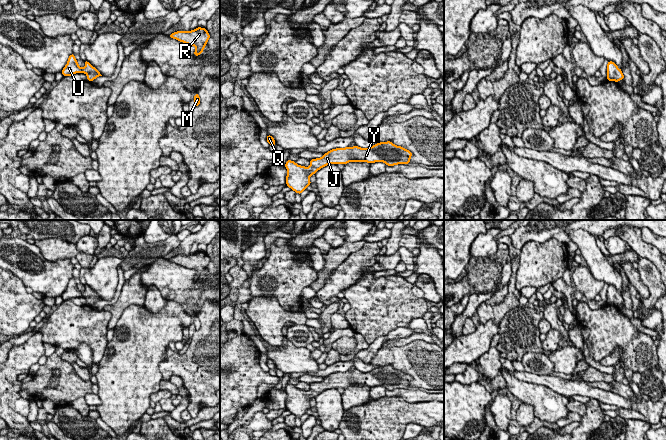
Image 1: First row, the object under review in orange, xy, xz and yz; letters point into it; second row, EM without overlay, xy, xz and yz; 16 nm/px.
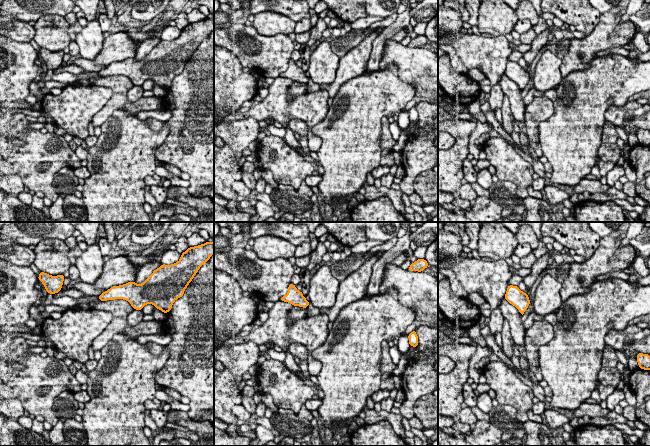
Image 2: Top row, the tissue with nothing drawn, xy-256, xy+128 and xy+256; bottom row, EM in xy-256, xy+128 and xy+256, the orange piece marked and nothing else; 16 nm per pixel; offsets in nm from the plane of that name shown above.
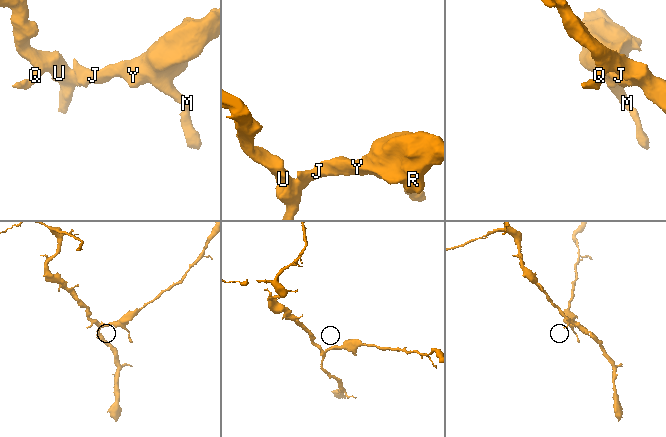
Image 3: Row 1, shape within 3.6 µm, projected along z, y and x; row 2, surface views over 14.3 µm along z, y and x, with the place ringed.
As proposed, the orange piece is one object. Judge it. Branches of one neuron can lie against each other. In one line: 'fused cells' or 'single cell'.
single cell

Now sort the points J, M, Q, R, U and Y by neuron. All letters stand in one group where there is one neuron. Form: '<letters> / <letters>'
J M Q R U Y

